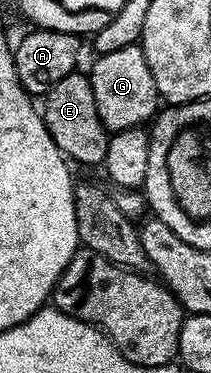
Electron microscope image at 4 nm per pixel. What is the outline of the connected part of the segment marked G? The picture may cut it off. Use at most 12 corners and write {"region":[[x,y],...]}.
{"region":[[139,44],[96,56],[90,79],[109,133],[157,115]]}

